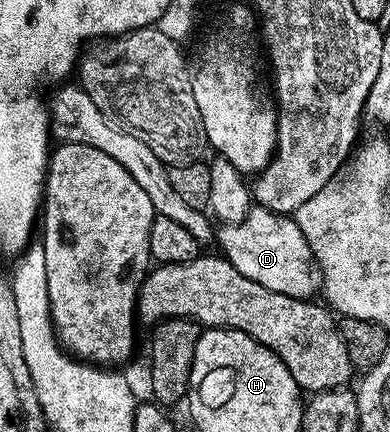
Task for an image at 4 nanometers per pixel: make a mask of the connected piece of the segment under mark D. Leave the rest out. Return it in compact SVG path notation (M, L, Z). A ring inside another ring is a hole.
M261 206L251 207L242 221L235 224L223 223L216 232L216 244L219 244L221 255L244 278L260 282L276 294L288 294L297 300L313 297L316 292L316 265L310 253L308 242L295 222L293 215L273 212Z

